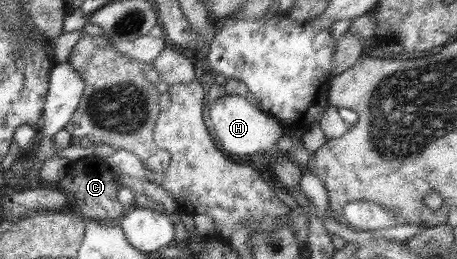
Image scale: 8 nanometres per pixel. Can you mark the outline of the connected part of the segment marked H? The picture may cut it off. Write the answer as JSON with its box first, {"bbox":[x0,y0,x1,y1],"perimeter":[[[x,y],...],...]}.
{"bbox":[208,95,283,161],"perimeter":[[[225,95],[208,106],[208,119],[210,119],[210,131],[214,133],[214,139],[218,147],[228,157],[232,156],[238,161],[247,159],[245,155],[252,153],[267,152],[283,135],[283,129],[279,121],[268,117],[254,105],[250,105],[246,99],[238,95]]]}

